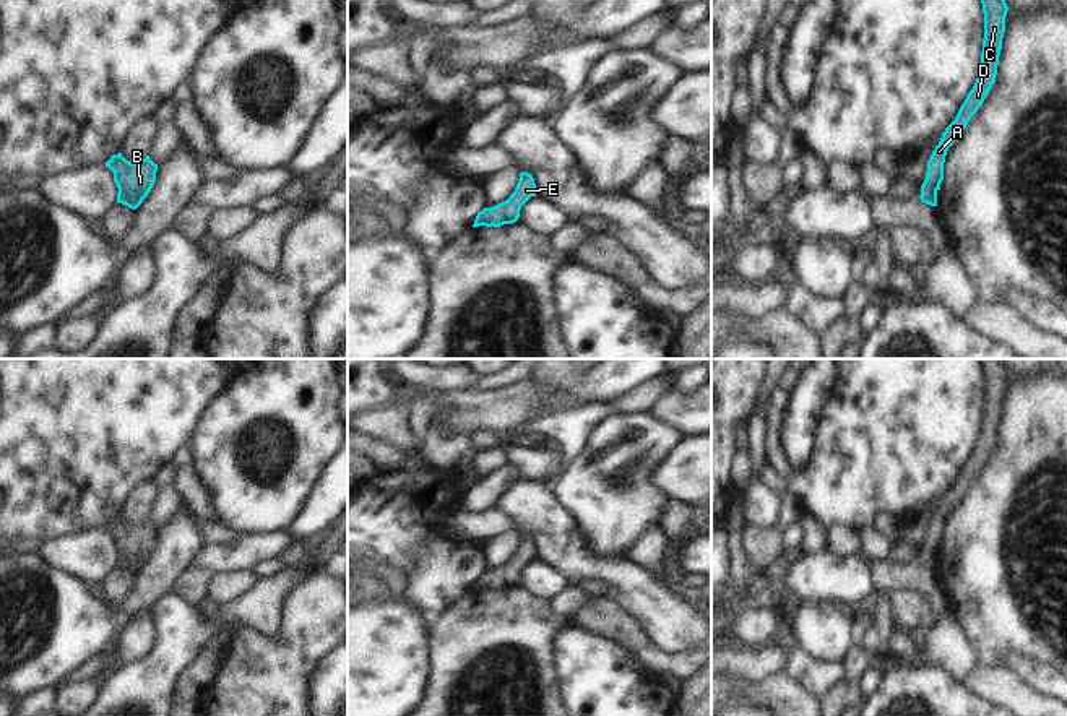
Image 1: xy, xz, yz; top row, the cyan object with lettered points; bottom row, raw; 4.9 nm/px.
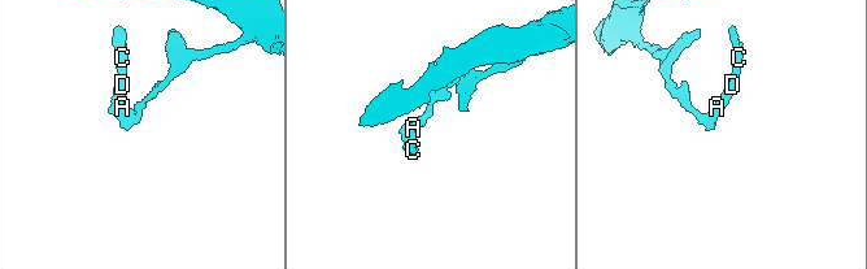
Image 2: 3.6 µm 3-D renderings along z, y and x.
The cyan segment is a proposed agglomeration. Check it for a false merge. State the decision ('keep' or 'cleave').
keep

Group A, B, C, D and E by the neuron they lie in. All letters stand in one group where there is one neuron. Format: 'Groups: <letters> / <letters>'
Groups: A B C D E.

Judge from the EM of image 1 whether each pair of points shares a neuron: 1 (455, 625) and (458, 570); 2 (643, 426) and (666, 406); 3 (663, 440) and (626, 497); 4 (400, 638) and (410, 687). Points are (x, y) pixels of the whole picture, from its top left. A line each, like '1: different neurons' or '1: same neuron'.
1: different neurons
2: different neurons
3: same neuron
4: same neuron

